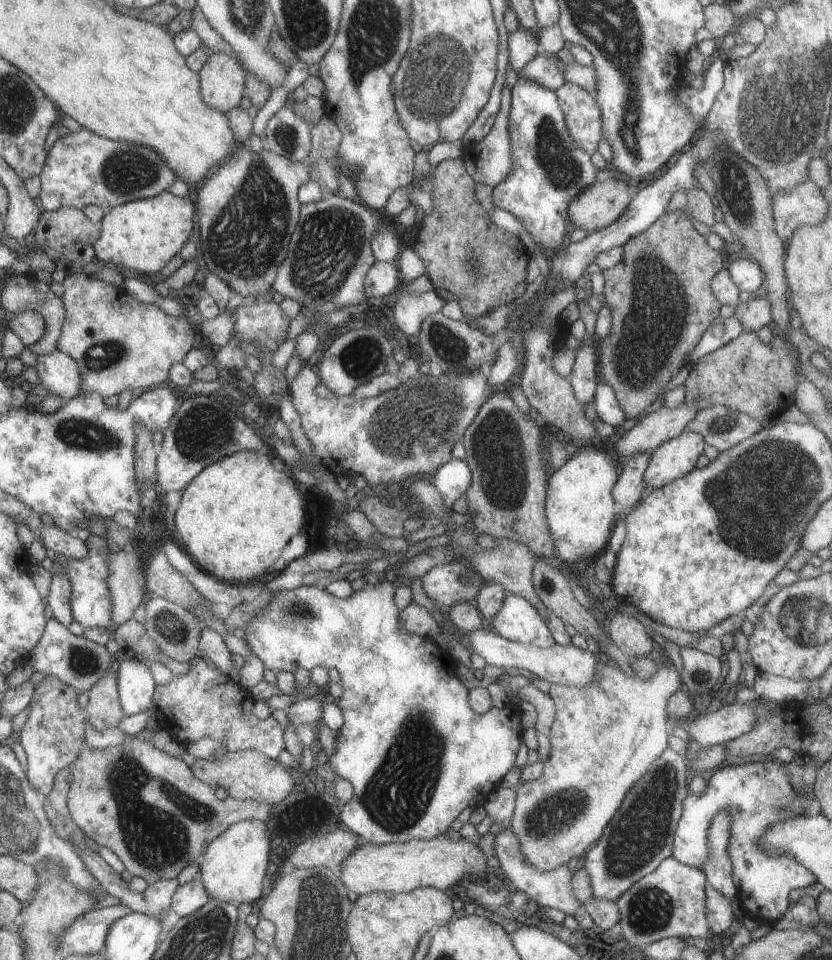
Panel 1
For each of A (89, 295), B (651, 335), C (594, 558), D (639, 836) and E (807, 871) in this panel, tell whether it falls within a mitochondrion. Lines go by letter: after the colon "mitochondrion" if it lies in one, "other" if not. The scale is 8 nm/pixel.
A: other
B: mitochondrion
C: other
D: mitochondrion
E: other

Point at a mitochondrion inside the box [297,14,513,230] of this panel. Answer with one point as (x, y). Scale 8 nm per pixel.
(437, 83)

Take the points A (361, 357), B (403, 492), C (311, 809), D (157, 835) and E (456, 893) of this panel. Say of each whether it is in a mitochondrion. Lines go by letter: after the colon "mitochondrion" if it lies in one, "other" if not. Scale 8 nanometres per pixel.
A: mitochondrion
B: other
C: other
D: mitochondrion
E: other

